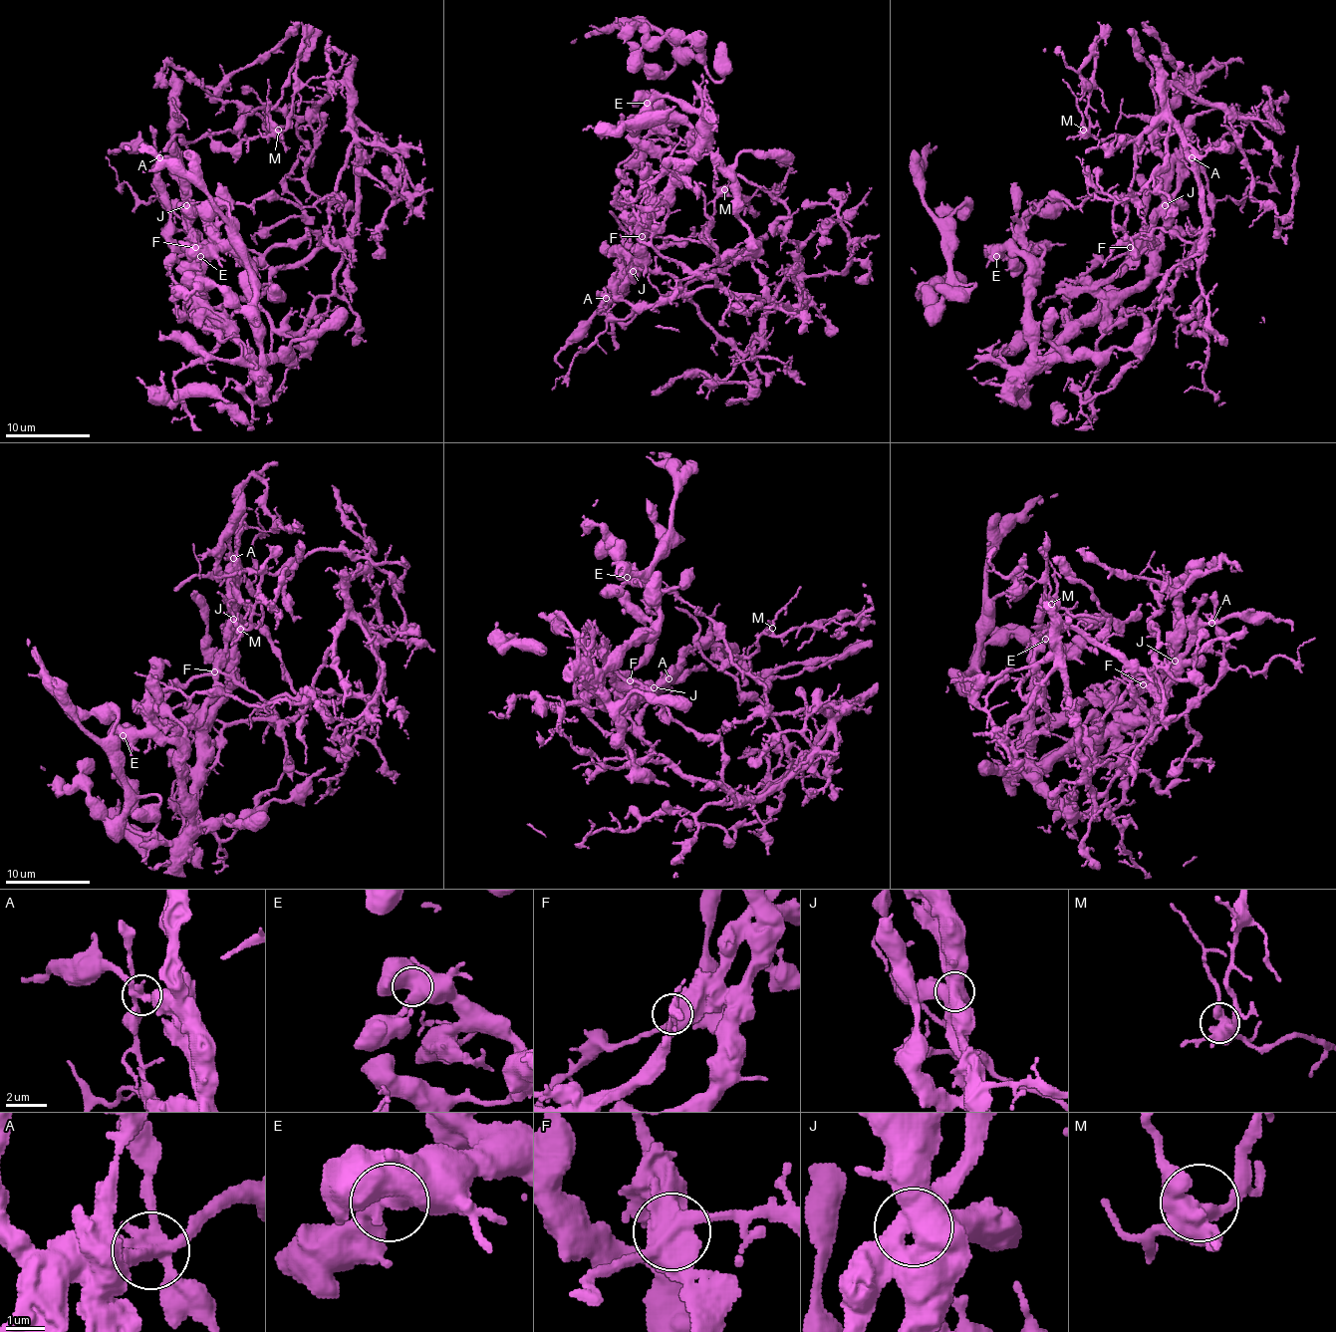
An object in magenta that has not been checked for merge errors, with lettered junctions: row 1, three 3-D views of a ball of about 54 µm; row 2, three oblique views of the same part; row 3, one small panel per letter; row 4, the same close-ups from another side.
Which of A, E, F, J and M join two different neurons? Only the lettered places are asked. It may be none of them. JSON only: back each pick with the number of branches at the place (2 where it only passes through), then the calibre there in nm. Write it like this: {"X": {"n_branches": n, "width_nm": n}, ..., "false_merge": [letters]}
{"A": {"n_branches": 5, "width_nm": 380}, "F": {"n_branches": 4, "width_nm": 550}, "J": {"n_branches": 2, "width_nm": 800}, "false_merge": ["A", "F", "J"]}

